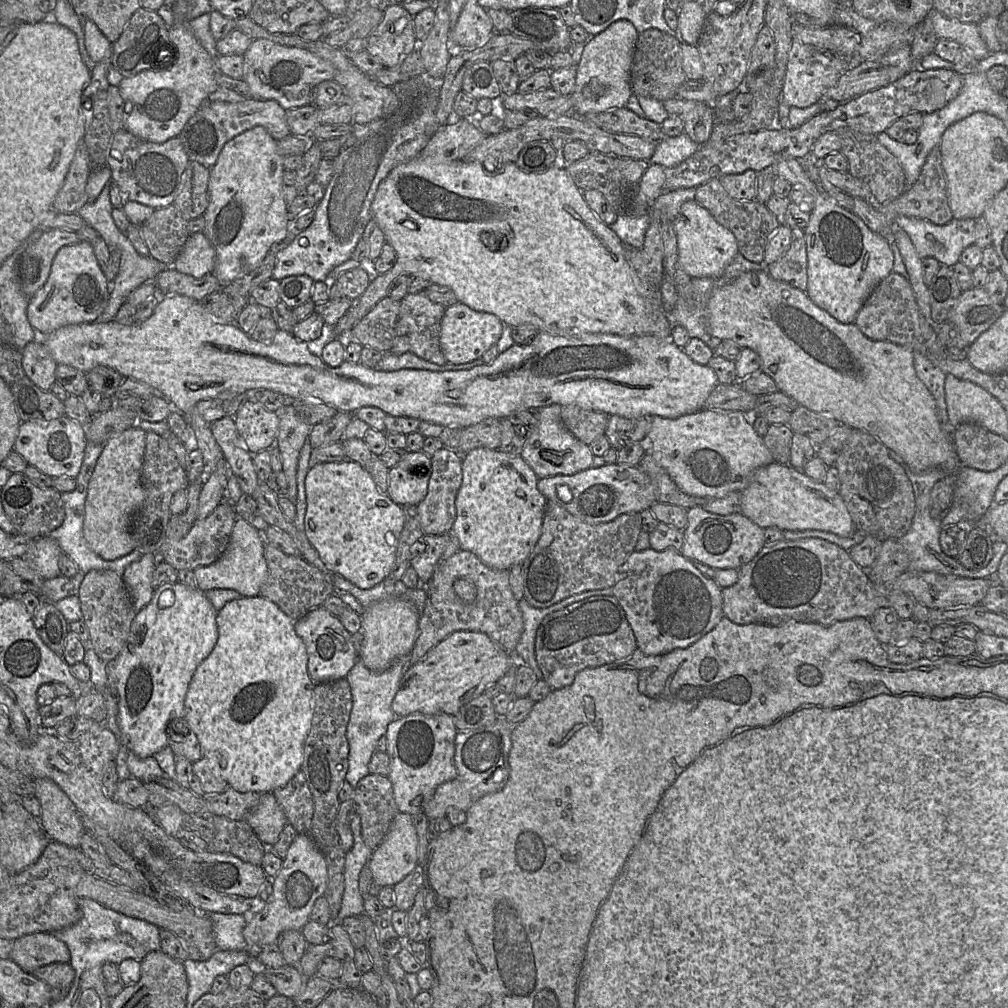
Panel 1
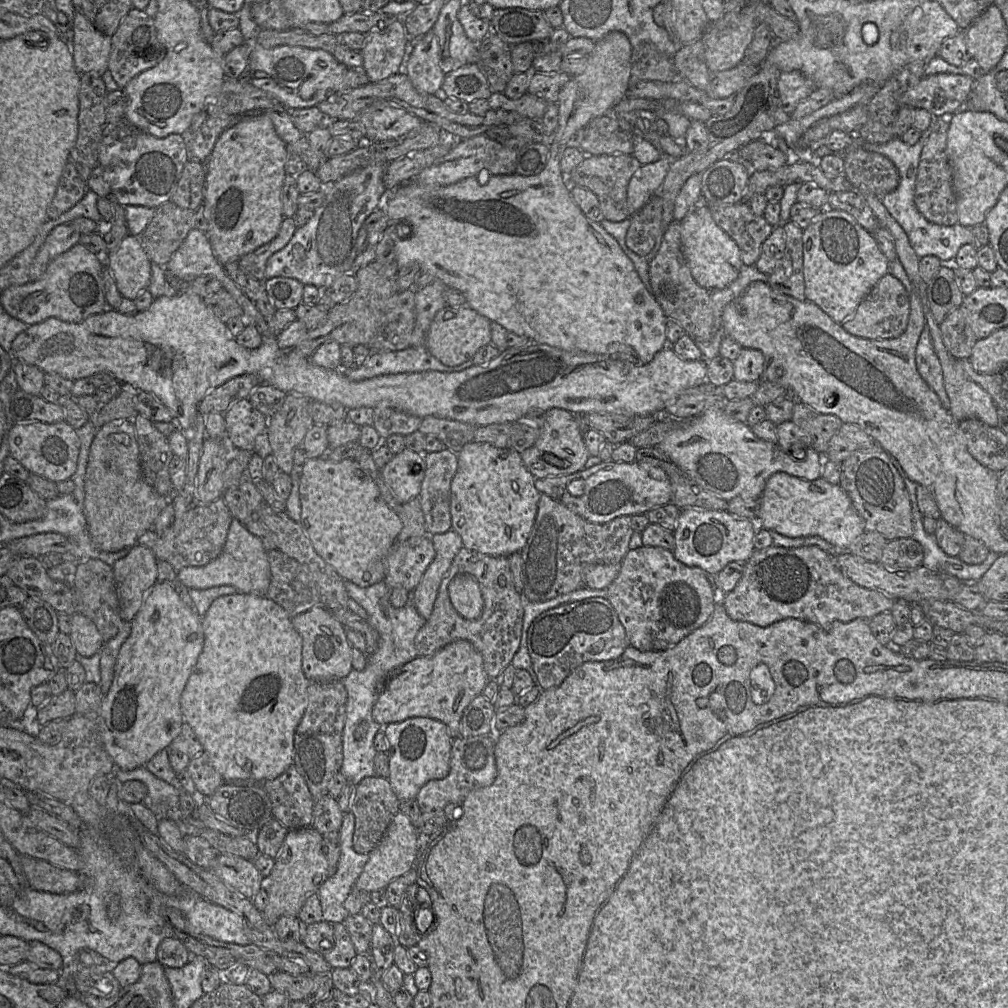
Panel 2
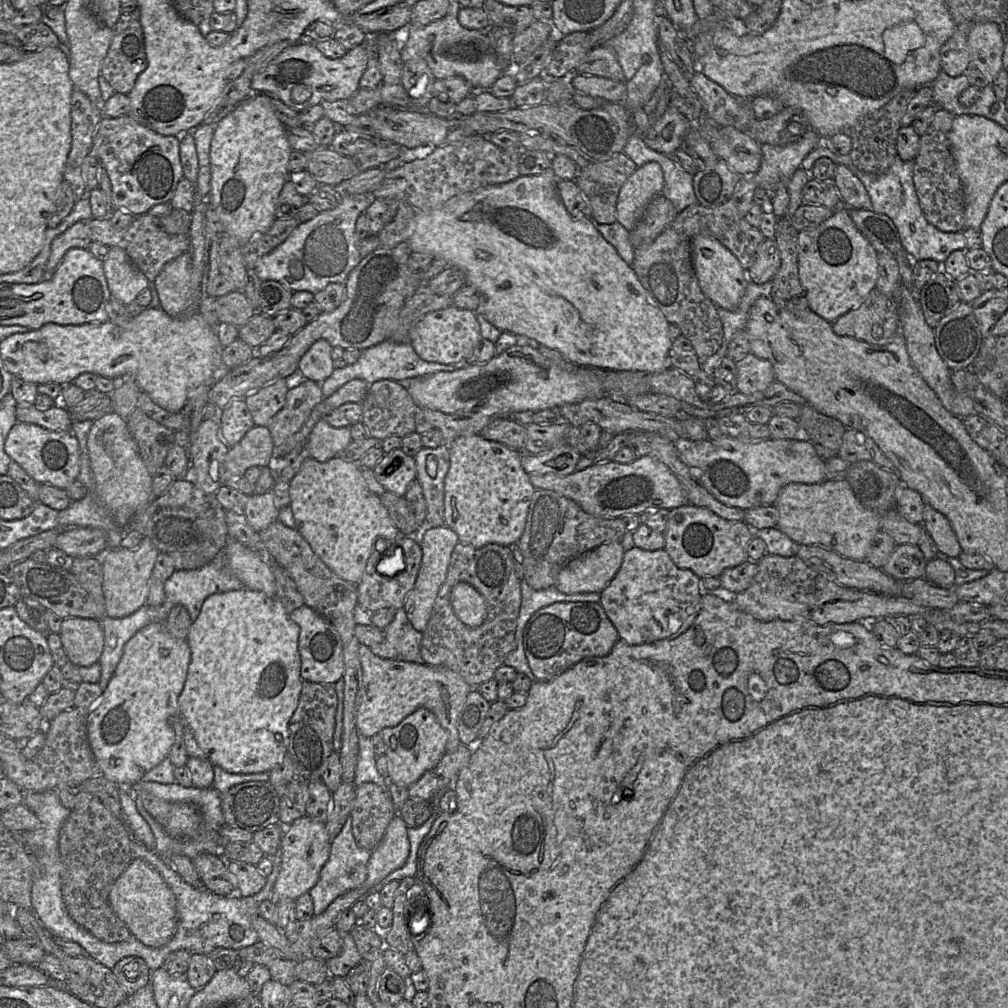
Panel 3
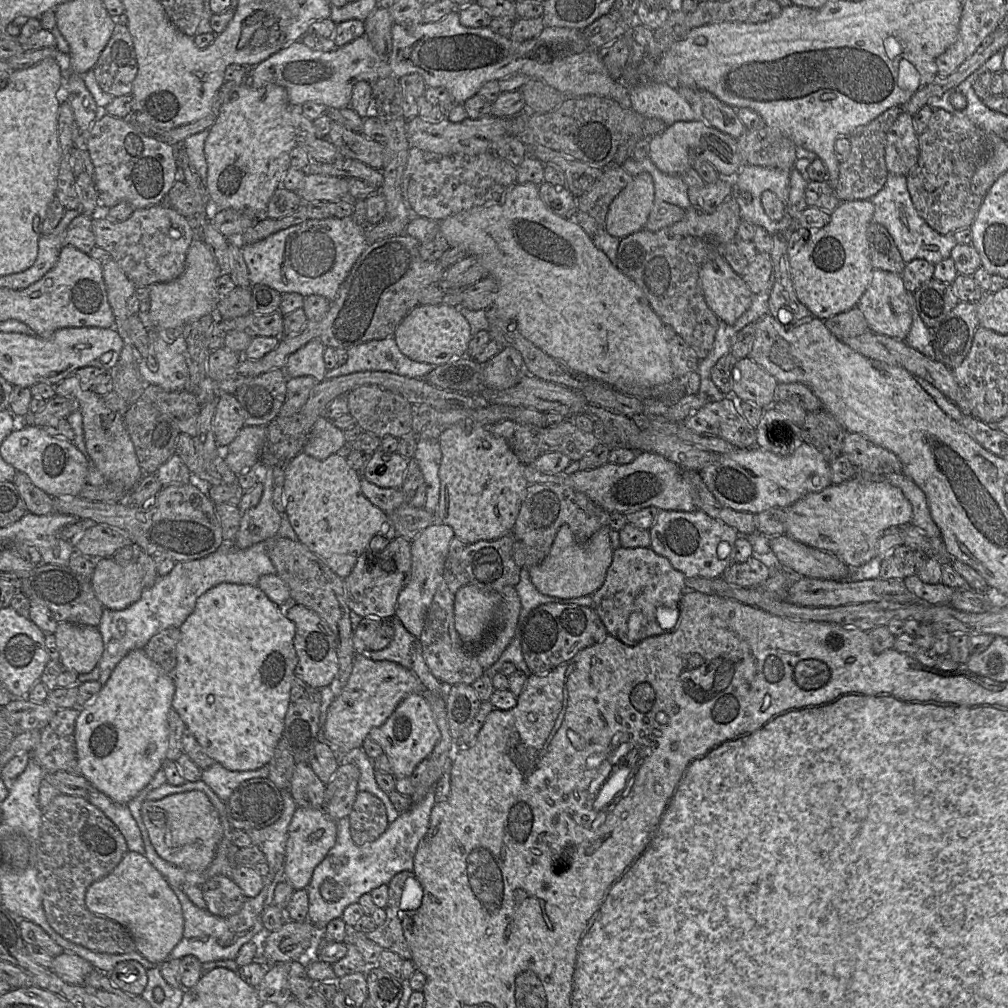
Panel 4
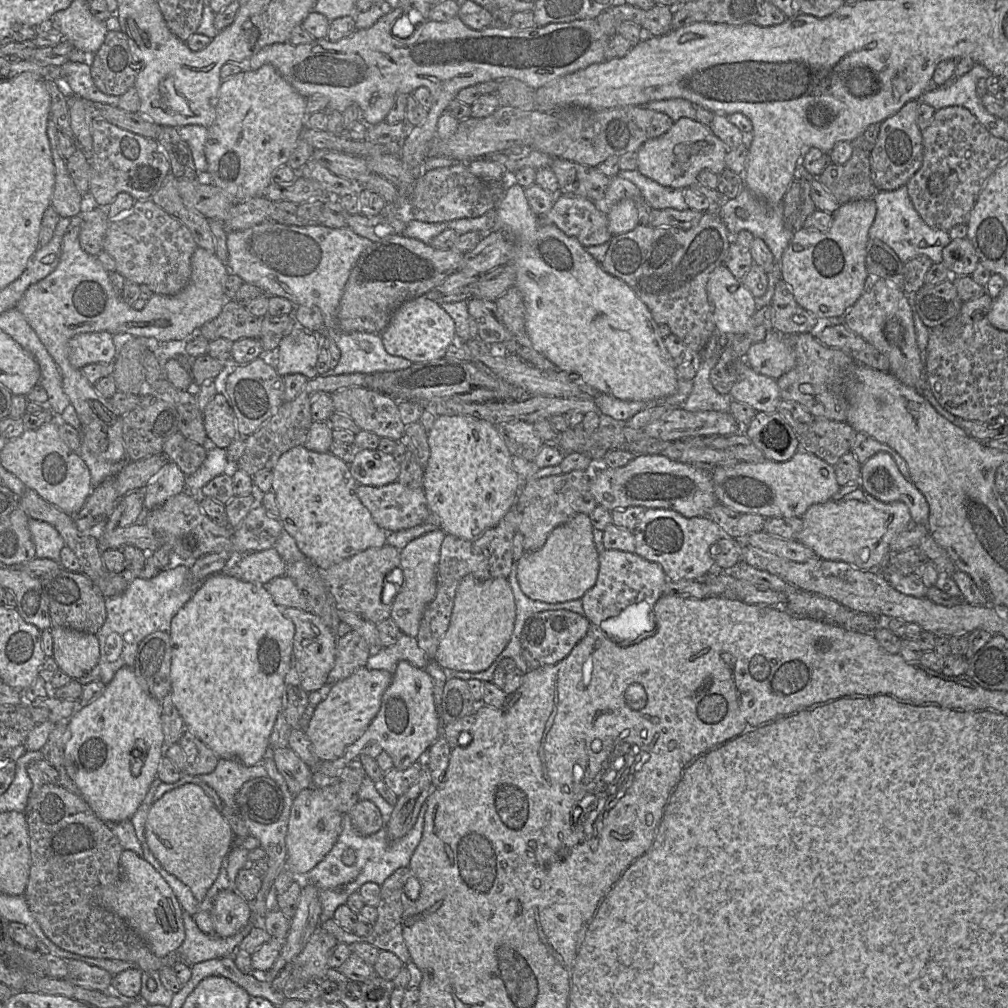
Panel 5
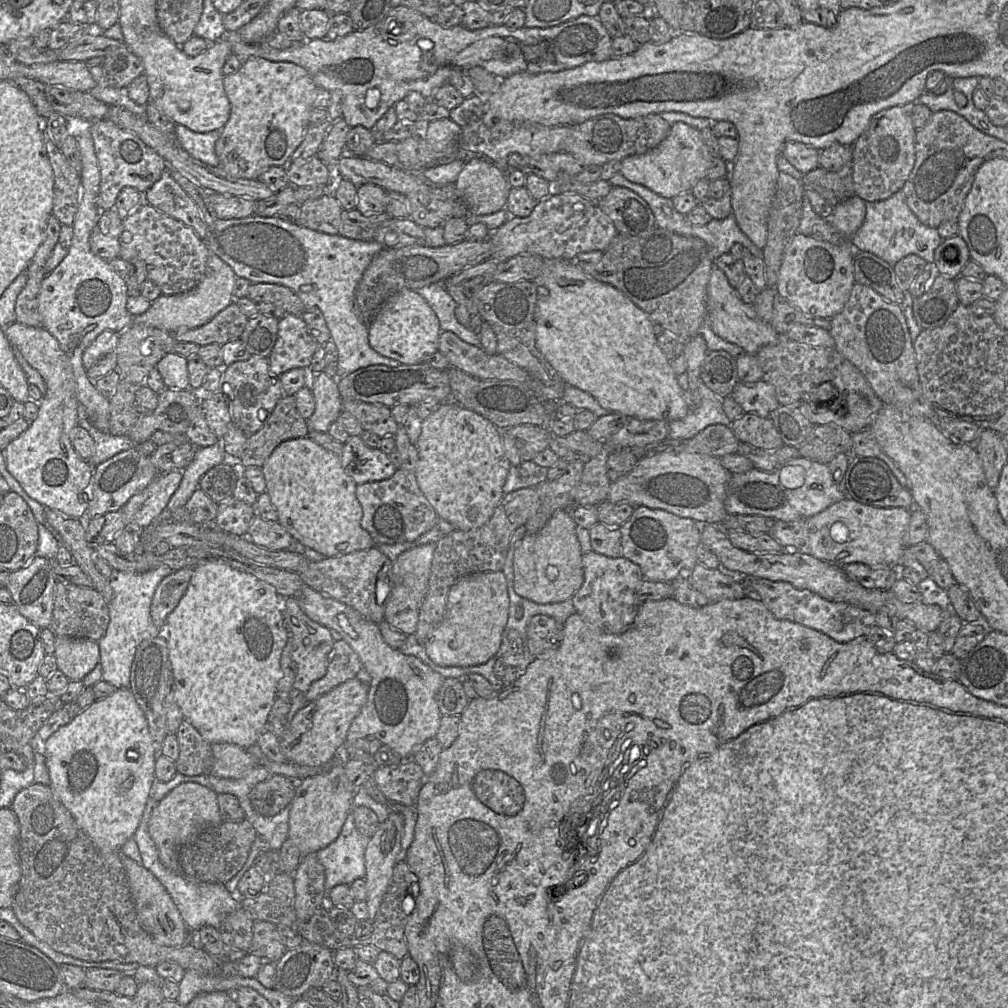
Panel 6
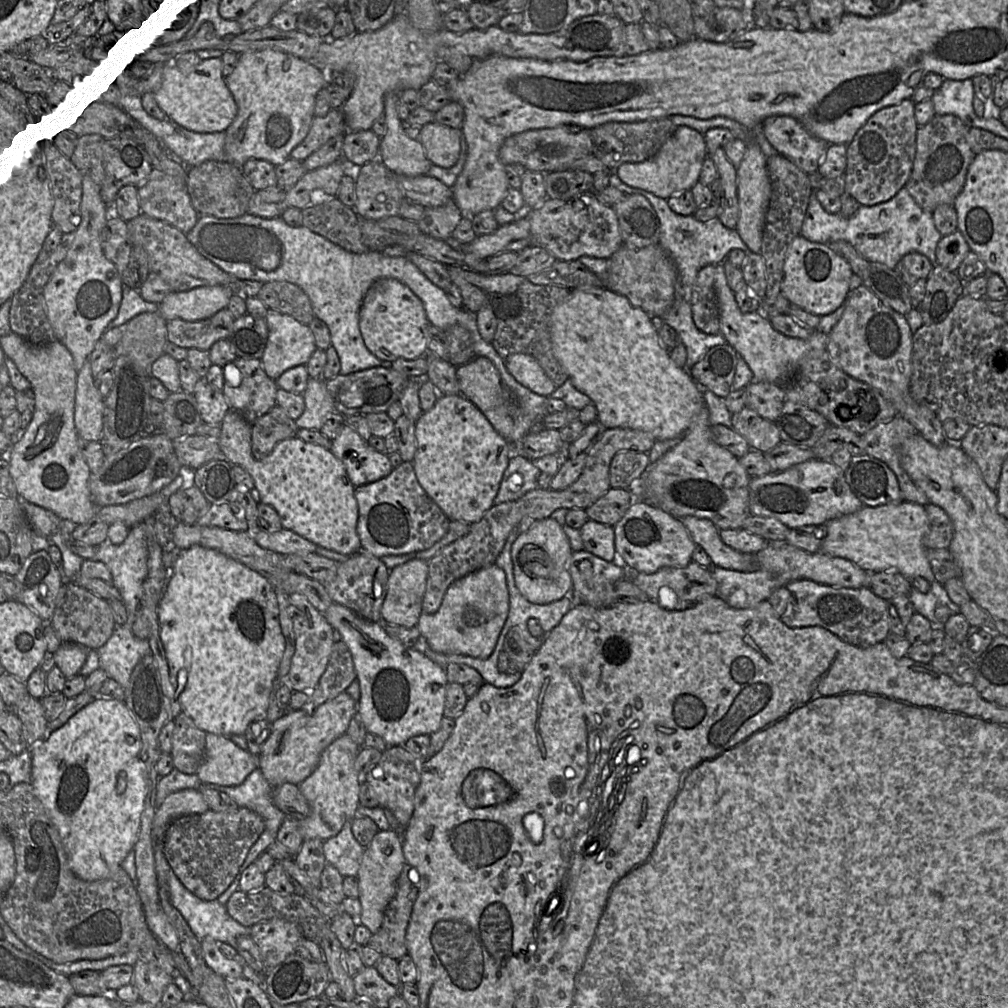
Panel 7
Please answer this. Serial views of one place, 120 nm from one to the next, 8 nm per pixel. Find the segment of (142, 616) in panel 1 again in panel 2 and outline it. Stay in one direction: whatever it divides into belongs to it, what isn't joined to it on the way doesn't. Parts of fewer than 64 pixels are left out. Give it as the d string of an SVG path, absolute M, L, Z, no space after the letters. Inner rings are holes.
M157 581L132 620L131 633L118 654L113 682L102 700L98 720L99 733L117 768L132 770L146 765L180 735L184 723L181 695L203 648L203 643L202 617L197 613L196 607L187 606L172 583Z

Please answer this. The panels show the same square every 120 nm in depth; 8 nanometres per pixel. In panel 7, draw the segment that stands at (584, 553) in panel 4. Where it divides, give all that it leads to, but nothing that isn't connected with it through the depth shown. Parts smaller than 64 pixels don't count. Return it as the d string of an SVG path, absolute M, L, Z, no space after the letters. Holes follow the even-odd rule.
M548 517L535 520L528 530L518 535L512 545L511 558L515 584L531 603L549 604L572 592L569 559L573 550L562 525Z

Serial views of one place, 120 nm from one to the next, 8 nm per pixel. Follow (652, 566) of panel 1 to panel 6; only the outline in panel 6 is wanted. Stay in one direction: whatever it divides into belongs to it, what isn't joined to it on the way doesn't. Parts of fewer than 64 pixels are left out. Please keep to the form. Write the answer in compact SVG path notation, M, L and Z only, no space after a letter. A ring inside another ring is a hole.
M595 551L582 555L584 581L573 595L576 612L590 626L606 633L620 633L633 623L638 605L637 589L645 577L638 564L625 557L612 558Z

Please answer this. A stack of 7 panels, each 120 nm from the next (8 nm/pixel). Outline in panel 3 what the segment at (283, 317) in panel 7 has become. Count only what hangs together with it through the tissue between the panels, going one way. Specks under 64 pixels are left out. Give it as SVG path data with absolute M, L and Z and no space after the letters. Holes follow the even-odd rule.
M325 339L314 342L301 357L298 364L298 376L321 383L334 370L331 357L332 346Z

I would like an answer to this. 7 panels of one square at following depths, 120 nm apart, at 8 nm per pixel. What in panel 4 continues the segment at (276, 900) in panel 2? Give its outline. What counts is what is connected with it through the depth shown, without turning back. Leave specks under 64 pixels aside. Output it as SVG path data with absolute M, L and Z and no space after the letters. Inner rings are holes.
M297 807L288 828L284 880L288 881L295 890L306 889L314 869L335 845L336 837L337 821L333 820L323 808Z

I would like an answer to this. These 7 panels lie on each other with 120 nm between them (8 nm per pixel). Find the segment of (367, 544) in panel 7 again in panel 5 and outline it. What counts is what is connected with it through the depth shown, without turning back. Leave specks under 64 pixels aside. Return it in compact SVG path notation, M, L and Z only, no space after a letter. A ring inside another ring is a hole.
M399 481L384 486L359 485L357 495L387 533L421 525L430 514L424 490L408 488Z

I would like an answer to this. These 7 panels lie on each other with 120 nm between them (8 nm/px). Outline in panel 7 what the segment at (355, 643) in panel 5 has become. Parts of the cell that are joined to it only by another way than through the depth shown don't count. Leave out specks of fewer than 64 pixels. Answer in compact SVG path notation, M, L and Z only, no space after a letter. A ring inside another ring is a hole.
M341 640L334 642L326 669L310 692L292 692L287 708L292 711L315 709L333 699L356 679L351 652Z

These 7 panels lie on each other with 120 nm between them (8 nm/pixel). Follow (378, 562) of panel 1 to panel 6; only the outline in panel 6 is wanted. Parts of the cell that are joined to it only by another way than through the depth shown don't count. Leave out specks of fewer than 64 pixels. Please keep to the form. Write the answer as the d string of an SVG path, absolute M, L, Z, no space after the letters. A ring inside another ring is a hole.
M309 437L296 438L280 443L260 468L266 482L265 492L278 514L278 523L294 541L325 557L343 556L376 546L369 532L361 526L363 509L356 497L357 484L345 472L340 456L324 449Z

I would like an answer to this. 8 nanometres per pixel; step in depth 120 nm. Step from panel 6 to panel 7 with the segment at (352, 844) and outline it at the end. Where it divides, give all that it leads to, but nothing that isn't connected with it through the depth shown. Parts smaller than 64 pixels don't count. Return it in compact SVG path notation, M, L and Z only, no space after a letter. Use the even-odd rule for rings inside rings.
M347 821L337 835L323 841L326 862L333 865L343 877L357 876L365 850L355 839L351 828L351 821Z

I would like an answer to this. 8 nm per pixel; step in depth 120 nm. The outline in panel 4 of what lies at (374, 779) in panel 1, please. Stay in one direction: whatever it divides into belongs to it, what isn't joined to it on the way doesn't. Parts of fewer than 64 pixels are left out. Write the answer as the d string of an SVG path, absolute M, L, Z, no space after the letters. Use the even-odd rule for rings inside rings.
M367 791L357 793L349 821L351 837L357 845L375 841L389 825L384 803Z

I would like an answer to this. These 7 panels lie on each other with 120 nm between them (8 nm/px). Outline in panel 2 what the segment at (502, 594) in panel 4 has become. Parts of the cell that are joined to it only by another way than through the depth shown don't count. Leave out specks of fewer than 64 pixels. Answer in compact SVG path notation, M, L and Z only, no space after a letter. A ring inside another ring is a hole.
M457 574L448 586L454 609L465 619L476 620L483 611L484 599L476 578L470 574Z

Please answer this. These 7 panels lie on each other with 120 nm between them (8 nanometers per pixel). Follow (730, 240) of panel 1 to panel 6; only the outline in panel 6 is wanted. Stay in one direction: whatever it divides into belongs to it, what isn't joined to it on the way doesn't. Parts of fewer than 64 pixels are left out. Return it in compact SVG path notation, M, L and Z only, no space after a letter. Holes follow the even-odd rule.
M718 267L712 269L707 293L706 322L719 337L740 346L748 354L757 354L762 347L778 341L780 335L769 323L758 318L753 305L741 300L737 290L729 284L726 275Z

